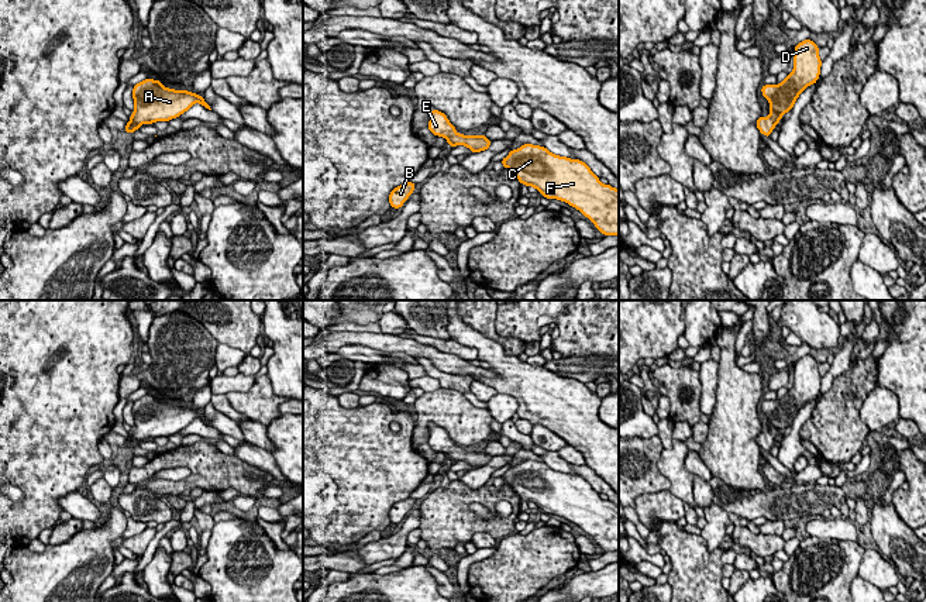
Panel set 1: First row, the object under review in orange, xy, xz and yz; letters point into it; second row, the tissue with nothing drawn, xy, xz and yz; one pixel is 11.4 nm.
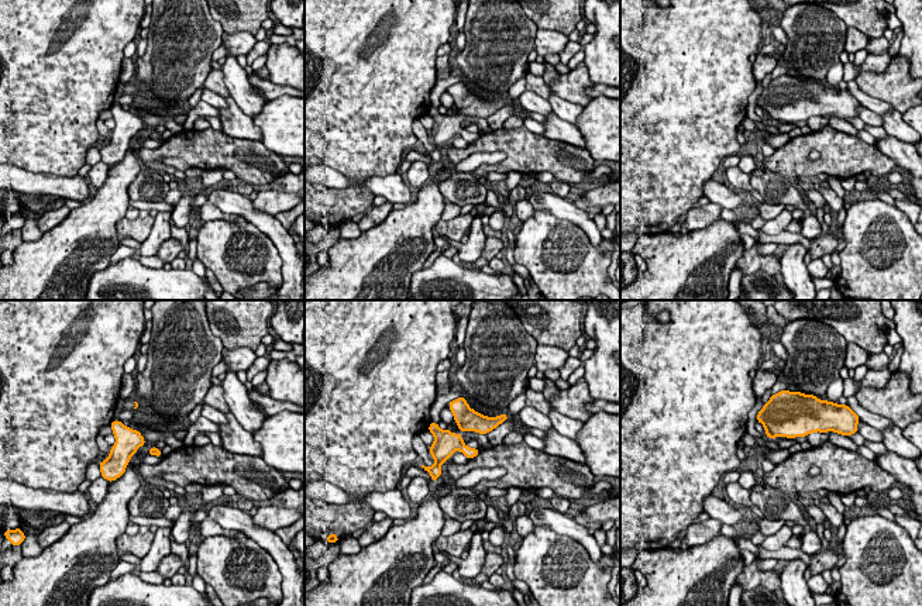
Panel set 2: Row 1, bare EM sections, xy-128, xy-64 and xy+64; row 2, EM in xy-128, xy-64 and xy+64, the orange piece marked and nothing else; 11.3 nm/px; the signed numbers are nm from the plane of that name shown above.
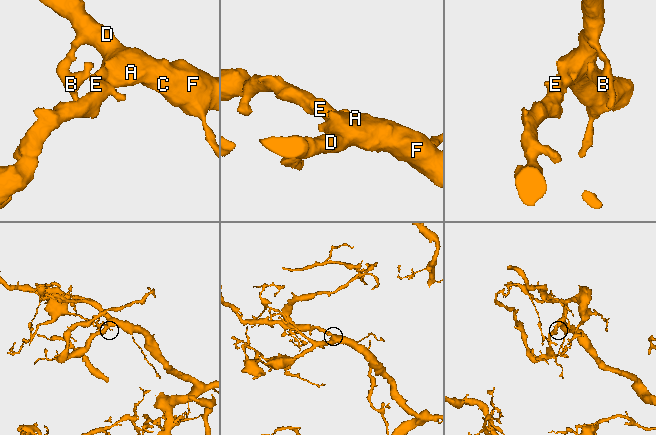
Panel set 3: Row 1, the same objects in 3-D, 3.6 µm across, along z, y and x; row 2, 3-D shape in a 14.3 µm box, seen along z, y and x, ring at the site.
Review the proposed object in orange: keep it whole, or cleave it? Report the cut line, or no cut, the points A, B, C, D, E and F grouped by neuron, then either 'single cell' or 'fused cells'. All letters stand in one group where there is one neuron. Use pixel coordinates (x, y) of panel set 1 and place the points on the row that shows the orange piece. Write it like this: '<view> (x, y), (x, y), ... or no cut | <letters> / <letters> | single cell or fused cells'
no cut | A B C D E F | single cell

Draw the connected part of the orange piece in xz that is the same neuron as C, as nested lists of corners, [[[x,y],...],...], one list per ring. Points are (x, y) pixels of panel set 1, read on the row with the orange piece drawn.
[[[524,144],[500,162],[521,185],[533,186],[544,197],[565,202],[579,210],[603,235],[619,235],[619,189],[600,183],[581,159]]]

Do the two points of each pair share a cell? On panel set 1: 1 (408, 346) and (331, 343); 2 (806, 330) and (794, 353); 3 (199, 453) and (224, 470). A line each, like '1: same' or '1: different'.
1: same
2: different
3: same

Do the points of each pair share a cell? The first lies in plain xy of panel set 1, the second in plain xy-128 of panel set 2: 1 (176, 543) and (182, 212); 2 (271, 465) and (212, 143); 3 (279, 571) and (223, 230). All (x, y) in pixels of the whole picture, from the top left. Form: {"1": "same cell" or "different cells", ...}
{"1": "same cell", "2": "different cells", "3": "same cell"}

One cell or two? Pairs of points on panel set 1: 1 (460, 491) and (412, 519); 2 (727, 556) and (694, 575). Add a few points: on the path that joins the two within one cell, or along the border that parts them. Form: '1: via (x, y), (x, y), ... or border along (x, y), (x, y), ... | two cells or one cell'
1: border along (417, 509), (419, 526) | two cells
2: border along (726, 550), (722, 554), (723, 564) | two cells

